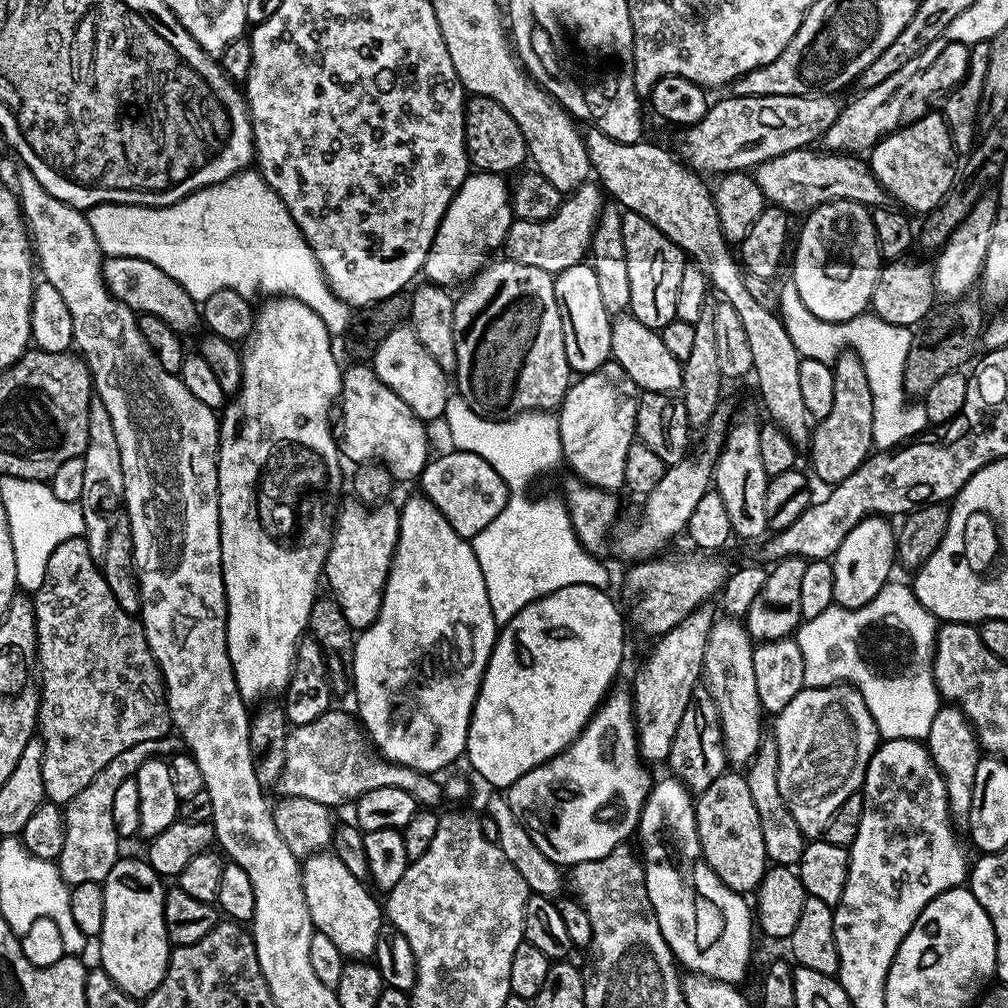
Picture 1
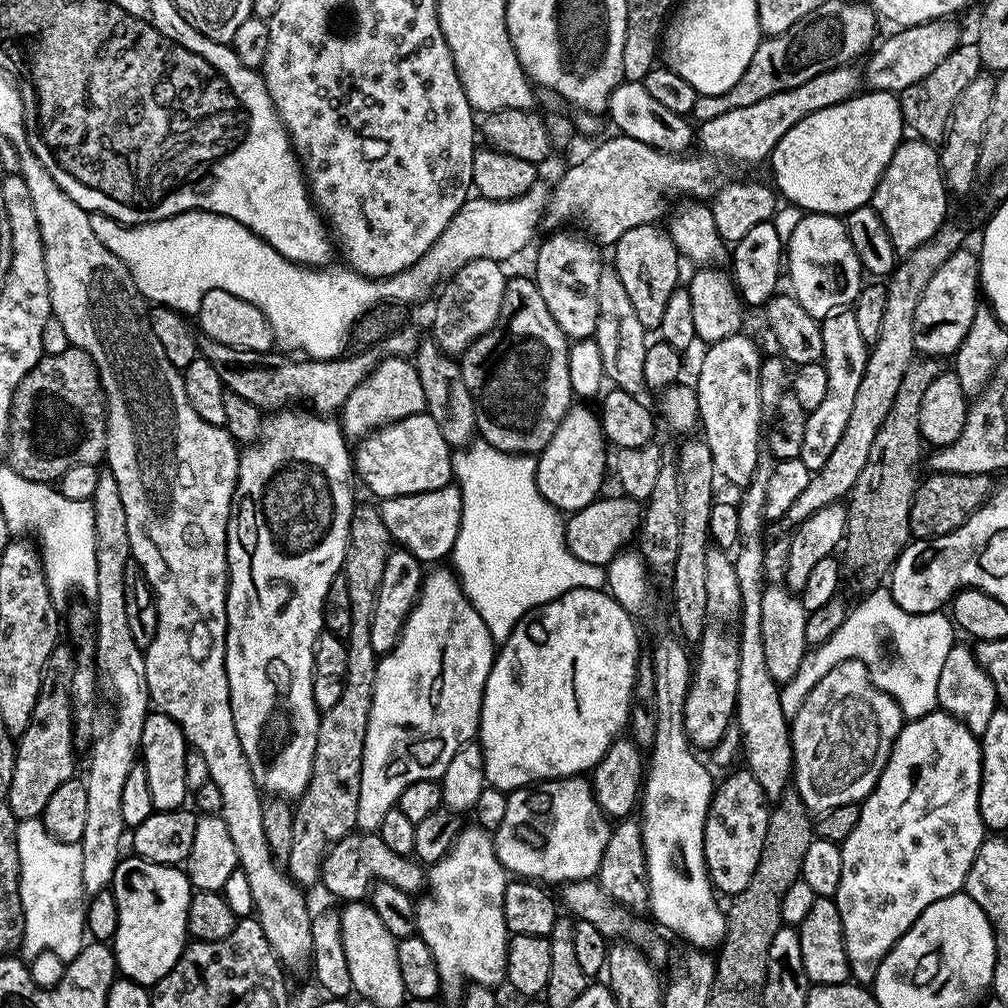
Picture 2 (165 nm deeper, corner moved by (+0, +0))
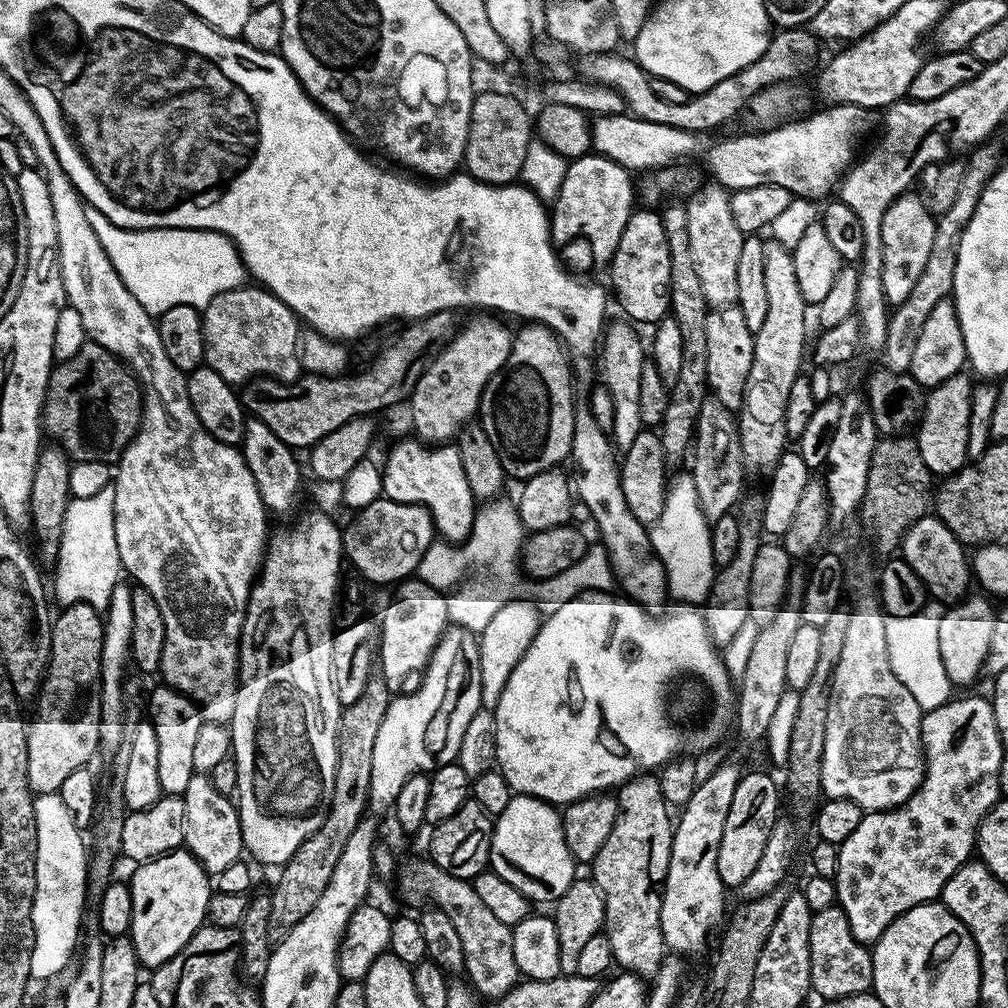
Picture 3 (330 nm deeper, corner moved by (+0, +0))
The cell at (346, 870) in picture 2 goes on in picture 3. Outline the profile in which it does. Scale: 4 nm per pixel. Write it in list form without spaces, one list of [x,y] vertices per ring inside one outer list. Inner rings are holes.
[[[431,858],[423,859],[399,865],[395,880],[397,879],[396,884],[400,887],[401,898],[408,904],[420,904],[419,906],[429,904],[433,908],[442,910],[446,914],[446,918],[450,918],[450,922],[454,922],[454,930],[458,930],[458,938],[462,941],[464,972],[471,987],[481,997],[489,996],[489,1001],[499,1000],[521,979],[518,966],[514,962],[510,925],[501,922],[485,906],[482,898],[478,898],[478,894],[474,894],[472,881],[454,878],[454,874],[446,874],[446,870],[442,870]]]

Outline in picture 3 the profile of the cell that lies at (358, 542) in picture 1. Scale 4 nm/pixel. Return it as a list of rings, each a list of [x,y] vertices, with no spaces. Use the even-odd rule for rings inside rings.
[[[419,578],[404,579],[395,585],[396,593],[384,608],[384,617],[379,617],[380,655],[378,672],[386,686],[394,694],[405,691],[407,680],[415,681],[428,667],[436,644],[442,638],[450,621],[446,610],[446,598],[436,588]]]

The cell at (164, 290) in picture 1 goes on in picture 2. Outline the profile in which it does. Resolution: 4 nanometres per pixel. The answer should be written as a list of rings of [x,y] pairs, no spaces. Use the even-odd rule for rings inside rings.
[[[406,326],[380,344],[360,350],[357,356],[341,355],[334,360],[310,360],[293,358],[279,351],[255,352],[238,350],[234,346],[222,346],[222,342],[201,339],[198,352],[214,366],[218,378],[222,378],[225,389],[242,394],[248,402],[264,412],[283,409],[285,406],[307,406],[317,414],[336,414],[343,409],[346,398],[354,394],[356,387],[366,379],[388,356],[415,357],[422,333],[413,326]]]

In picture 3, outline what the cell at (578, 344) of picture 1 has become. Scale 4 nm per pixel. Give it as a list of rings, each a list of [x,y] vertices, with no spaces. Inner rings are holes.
[[[599,154],[579,156],[569,163],[566,178],[562,178],[562,190],[558,190],[554,203],[550,208],[552,226],[552,242],[558,249],[558,255],[569,269],[580,274],[588,274],[591,268],[611,265],[612,255],[618,246],[618,238],[622,238],[622,230],[626,230],[626,222],[632,217],[632,180],[633,173],[618,166],[610,158]]]

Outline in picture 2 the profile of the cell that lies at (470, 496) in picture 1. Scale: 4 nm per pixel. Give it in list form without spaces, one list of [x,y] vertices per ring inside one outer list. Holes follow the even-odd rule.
[[[451,484],[438,490],[419,492],[416,495],[385,497],[379,503],[382,520],[389,537],[417,558],[421,563],[447,559],[457,541],[461,526],[461,492],[457,485]]]

